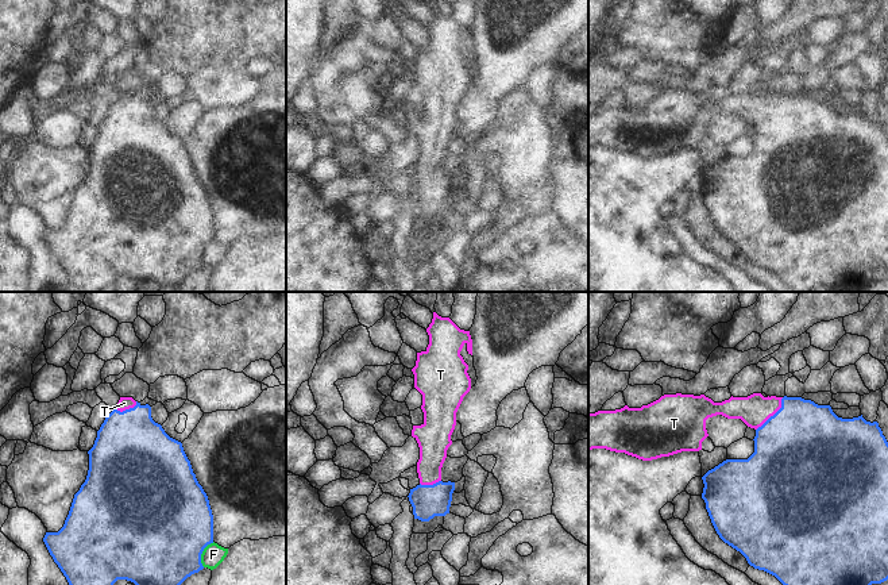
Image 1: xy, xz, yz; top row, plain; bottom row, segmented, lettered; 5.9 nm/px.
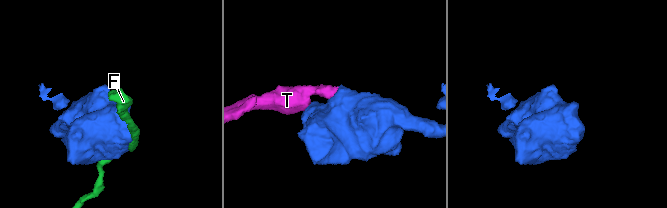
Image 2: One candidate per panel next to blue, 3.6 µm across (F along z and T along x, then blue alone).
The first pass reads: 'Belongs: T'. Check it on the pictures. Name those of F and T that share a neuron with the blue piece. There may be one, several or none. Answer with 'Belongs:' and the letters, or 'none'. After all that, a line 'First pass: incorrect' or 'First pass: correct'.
Belongs: T
First pass: correct

